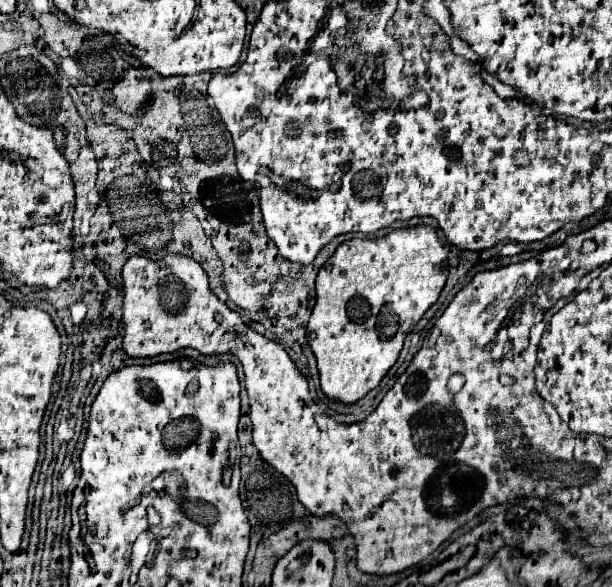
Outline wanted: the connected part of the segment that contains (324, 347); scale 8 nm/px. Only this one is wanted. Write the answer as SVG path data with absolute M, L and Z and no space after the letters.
M429 225L395 229L379 239L351 239L341 243L317 275L317 303L307 327L307 341L317 357L323 393L331 401L351 405L375 389L397 361L407 333L439 299L445 279L445 245Z

